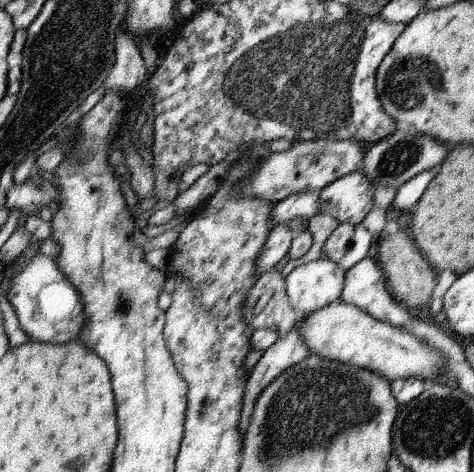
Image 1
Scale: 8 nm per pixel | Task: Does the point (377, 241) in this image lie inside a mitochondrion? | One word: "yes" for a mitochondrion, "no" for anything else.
no

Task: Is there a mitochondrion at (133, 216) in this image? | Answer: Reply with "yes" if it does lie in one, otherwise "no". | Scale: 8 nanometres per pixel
no

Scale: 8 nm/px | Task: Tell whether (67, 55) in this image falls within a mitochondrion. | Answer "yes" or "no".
yes

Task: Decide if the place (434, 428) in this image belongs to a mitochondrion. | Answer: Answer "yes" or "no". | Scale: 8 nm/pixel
yes

